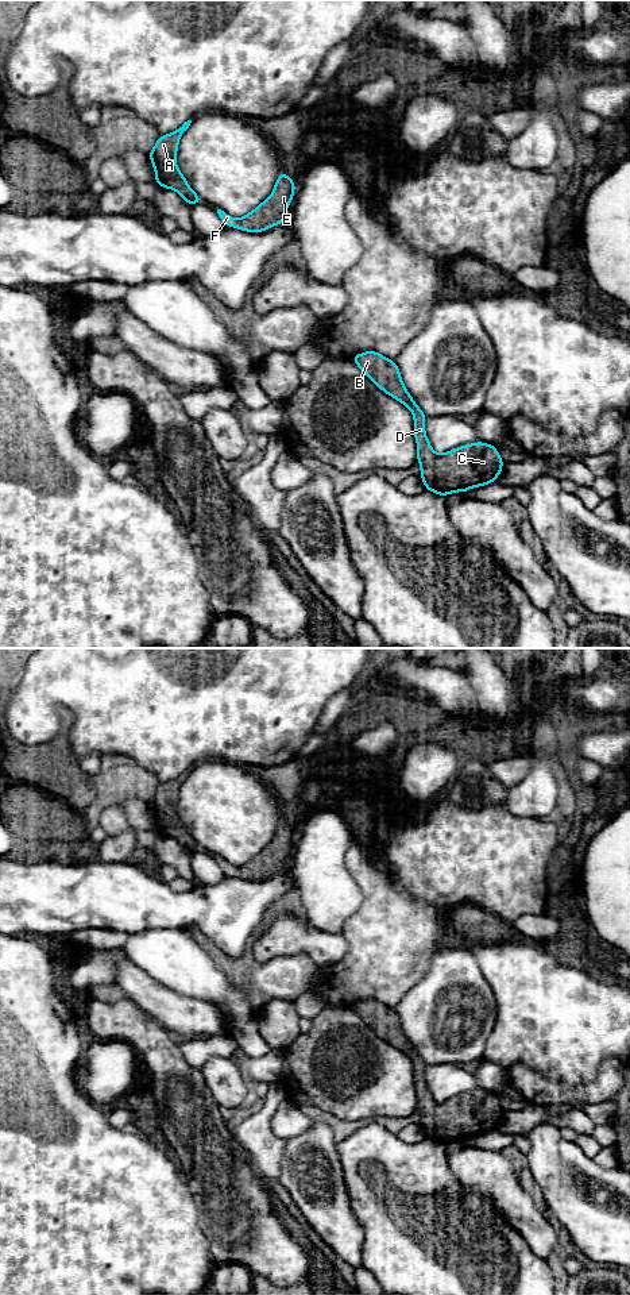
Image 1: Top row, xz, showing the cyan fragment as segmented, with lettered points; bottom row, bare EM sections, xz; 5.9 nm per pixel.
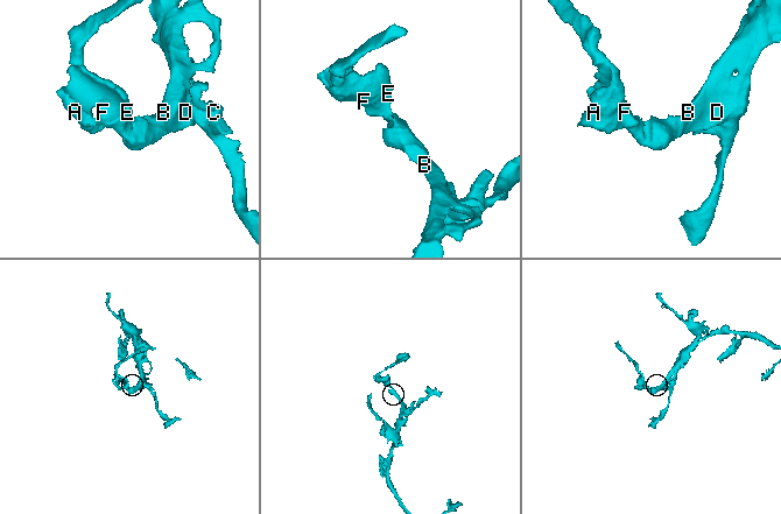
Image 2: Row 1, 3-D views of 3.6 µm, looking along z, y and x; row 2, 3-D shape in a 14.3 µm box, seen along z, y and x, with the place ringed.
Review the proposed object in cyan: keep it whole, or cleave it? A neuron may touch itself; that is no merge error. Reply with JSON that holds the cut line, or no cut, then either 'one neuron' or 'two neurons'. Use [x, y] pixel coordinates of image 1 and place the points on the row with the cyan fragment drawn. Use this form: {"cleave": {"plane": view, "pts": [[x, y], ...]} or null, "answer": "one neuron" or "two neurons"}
{"cleave": null, "answer": "one neuron"}

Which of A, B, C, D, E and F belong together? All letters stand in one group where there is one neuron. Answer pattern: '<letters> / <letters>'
A B C D E F

